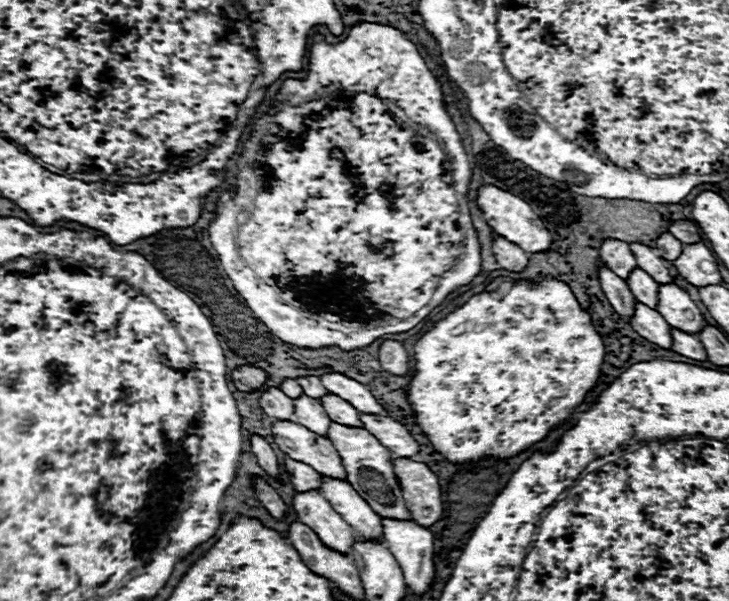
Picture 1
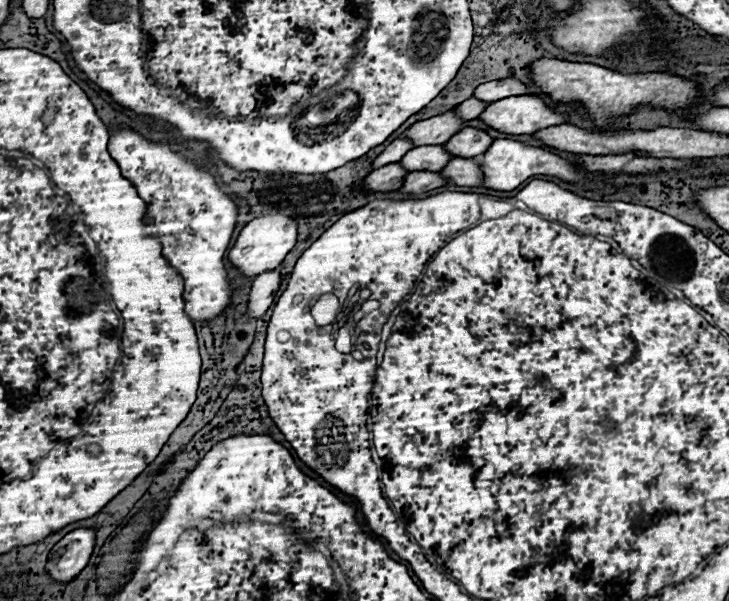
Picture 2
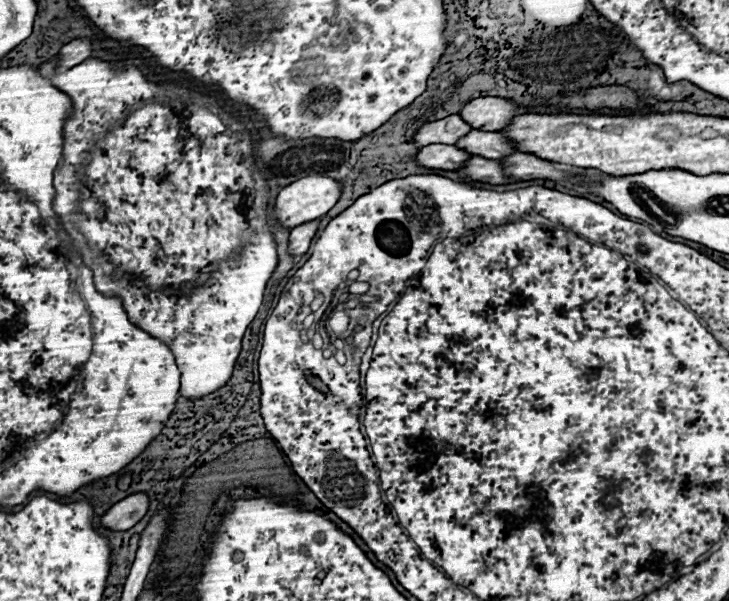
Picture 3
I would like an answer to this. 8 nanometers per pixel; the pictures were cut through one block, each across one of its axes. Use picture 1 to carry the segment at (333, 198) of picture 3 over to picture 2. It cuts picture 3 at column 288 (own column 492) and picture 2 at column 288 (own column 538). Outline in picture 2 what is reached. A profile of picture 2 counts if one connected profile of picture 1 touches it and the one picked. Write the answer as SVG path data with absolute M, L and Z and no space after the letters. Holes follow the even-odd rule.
M282 214L260 216L240 230L234 246L230 248L228 260L244 278L256 278L260 272L278 268L286 254L294 248L294 244L296 244L296 222L290 216Z

